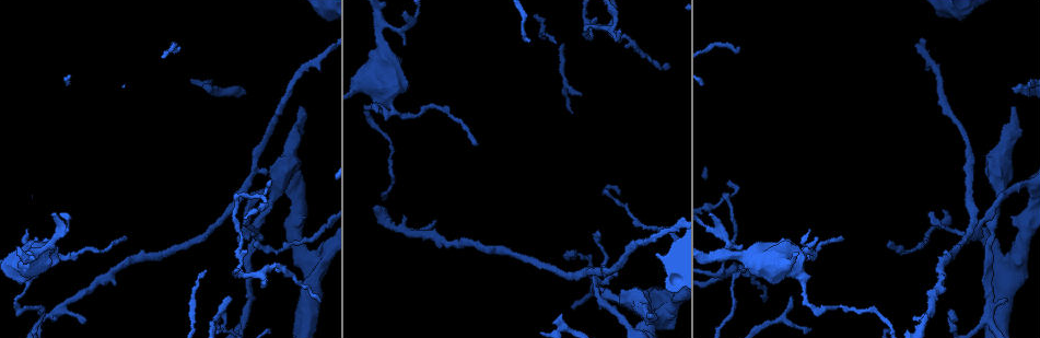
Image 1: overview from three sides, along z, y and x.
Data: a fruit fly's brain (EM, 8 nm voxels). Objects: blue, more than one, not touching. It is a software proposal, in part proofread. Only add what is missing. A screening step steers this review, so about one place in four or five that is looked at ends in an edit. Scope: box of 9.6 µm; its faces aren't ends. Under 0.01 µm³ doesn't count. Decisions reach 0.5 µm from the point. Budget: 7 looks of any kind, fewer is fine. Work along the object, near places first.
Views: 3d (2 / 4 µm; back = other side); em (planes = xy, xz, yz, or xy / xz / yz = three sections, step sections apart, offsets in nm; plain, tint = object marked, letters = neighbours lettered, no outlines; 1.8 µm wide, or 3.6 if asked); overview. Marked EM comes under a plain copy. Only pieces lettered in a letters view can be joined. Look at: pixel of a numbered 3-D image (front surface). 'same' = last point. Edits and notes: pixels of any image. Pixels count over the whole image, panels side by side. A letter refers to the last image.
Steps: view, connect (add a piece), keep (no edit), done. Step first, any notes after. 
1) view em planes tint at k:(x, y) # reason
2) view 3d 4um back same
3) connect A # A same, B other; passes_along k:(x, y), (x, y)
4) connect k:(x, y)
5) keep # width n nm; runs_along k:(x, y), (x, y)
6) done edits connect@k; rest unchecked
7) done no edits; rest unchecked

view 3d 2um at 1:(817, 237) # branch stops here

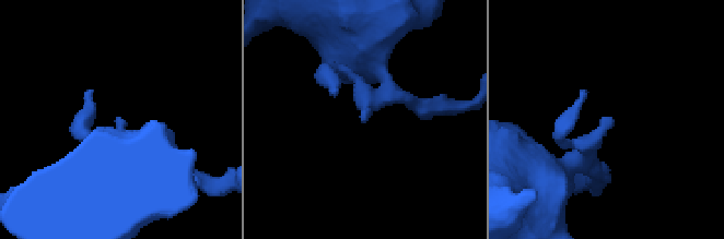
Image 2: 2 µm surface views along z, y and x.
view em 3.6um planes letters at 2:(360, 117) # now the EM

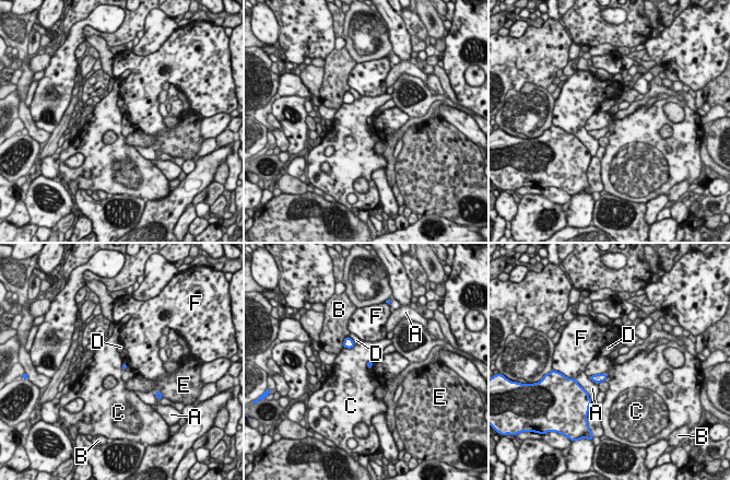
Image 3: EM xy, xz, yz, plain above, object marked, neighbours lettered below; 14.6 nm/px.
keep # A other, B other, C other, D other, E other, F other; border 3:(608, 374), (591, 374), (589, 376); none of them fits

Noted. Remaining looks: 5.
view em xy step 4 tint at 1:(598, 309) # free end

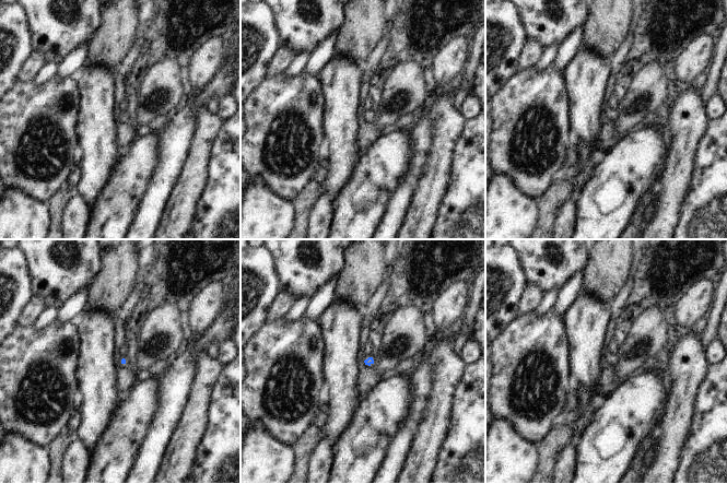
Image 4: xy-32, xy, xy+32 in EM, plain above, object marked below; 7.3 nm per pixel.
view em planes letters same

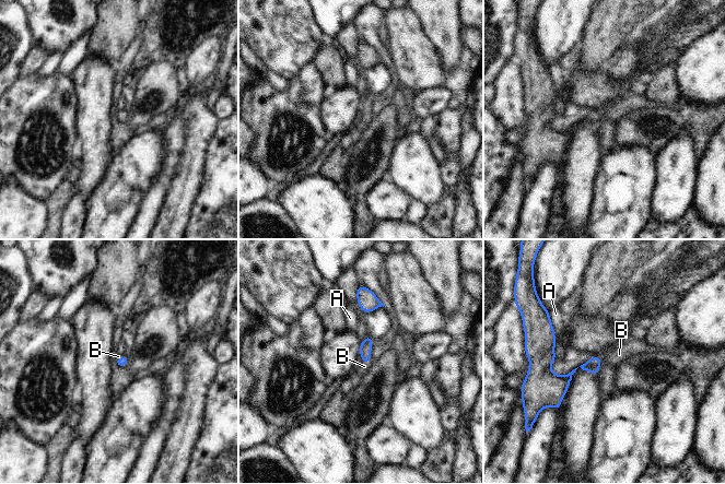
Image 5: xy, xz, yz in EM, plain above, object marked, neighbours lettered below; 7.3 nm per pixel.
connect B # A other, B same; passes_along 5:(365, 345), (366, 362), (364, 366); it goes on there

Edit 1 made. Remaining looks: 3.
view overview

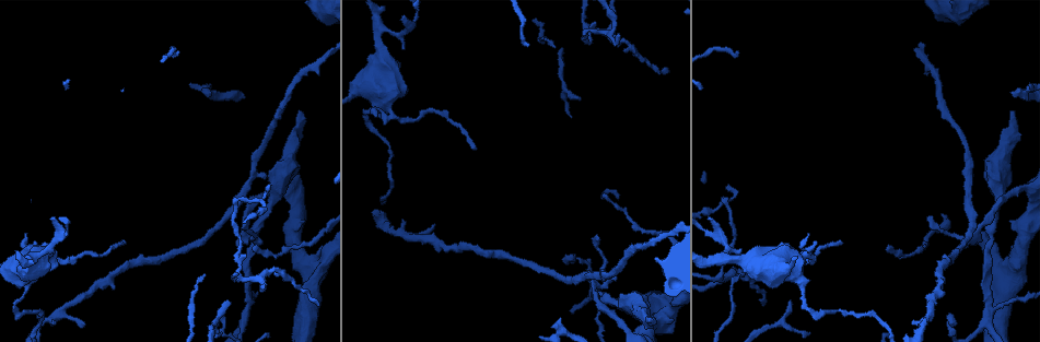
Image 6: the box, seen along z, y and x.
view em xy step 4 letters at 6:(654, 319) # long arm stops here

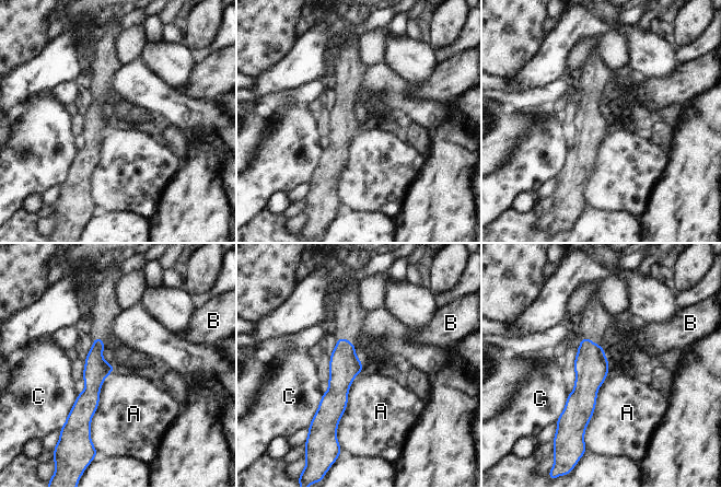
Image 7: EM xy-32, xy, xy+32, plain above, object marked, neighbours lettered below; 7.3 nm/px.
view em planes letters same

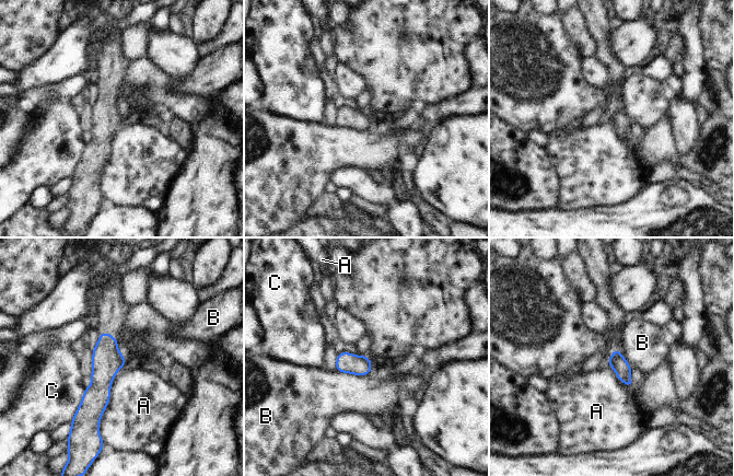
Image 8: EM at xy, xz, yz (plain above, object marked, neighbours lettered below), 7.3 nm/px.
keep # longest_contact A 550 nm; A other, B other, C other; runs_along 8:(103, 334), (102, 382), (88, 416); no lettered piece goes on from it

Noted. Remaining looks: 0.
done edits connect@5; rest unchecked

